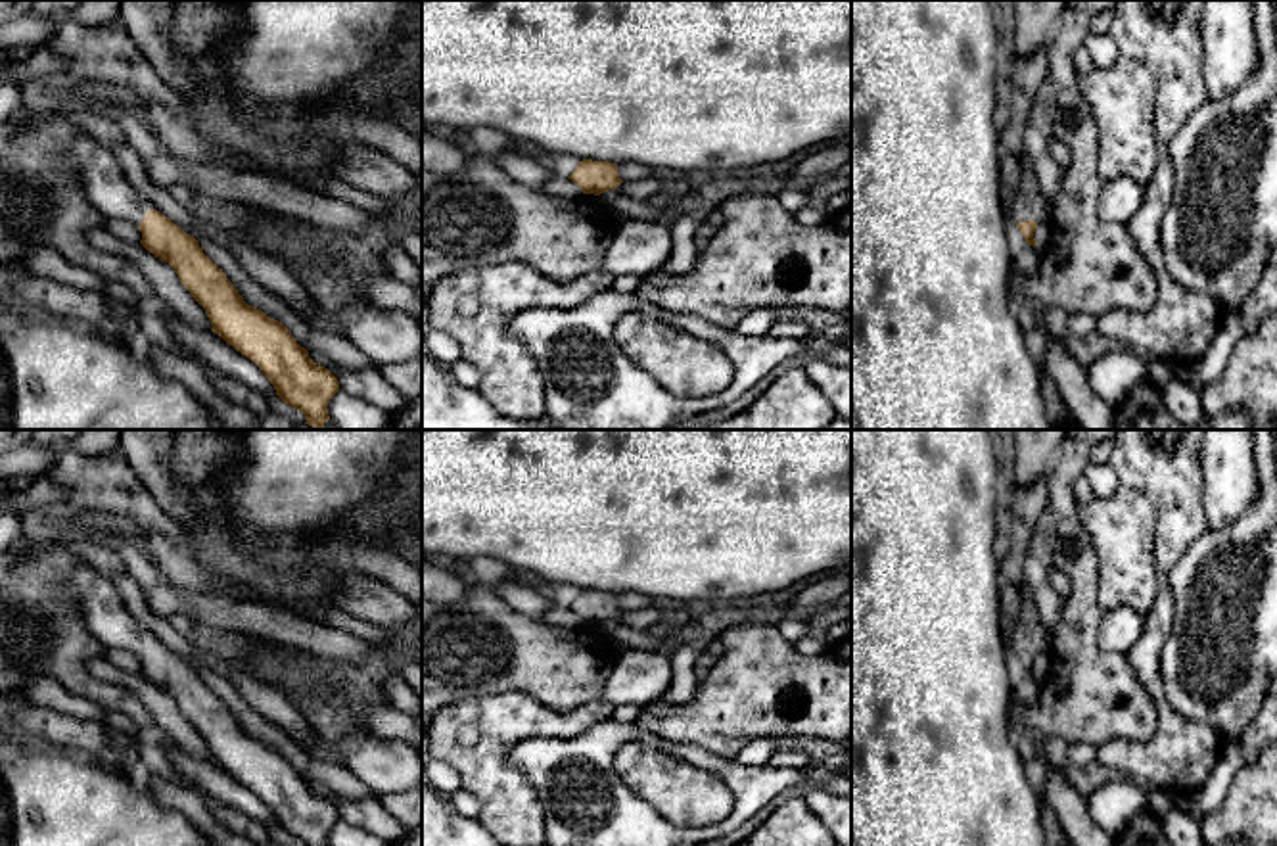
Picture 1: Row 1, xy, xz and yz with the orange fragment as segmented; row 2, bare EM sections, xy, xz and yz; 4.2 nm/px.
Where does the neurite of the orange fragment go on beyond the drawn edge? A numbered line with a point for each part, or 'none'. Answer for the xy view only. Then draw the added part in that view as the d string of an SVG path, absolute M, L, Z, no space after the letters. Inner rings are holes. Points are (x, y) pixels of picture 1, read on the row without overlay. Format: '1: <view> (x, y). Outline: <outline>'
1: xy (100, 605). Outline: M82 560L71 574L69 591L86 627L105 648L138 656L150 641L148 627L125 606L113 581Z

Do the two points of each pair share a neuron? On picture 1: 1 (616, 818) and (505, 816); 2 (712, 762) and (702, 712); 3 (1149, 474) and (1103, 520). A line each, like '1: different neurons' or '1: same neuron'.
1: different neurons
2: different neurons
3: different neurons

